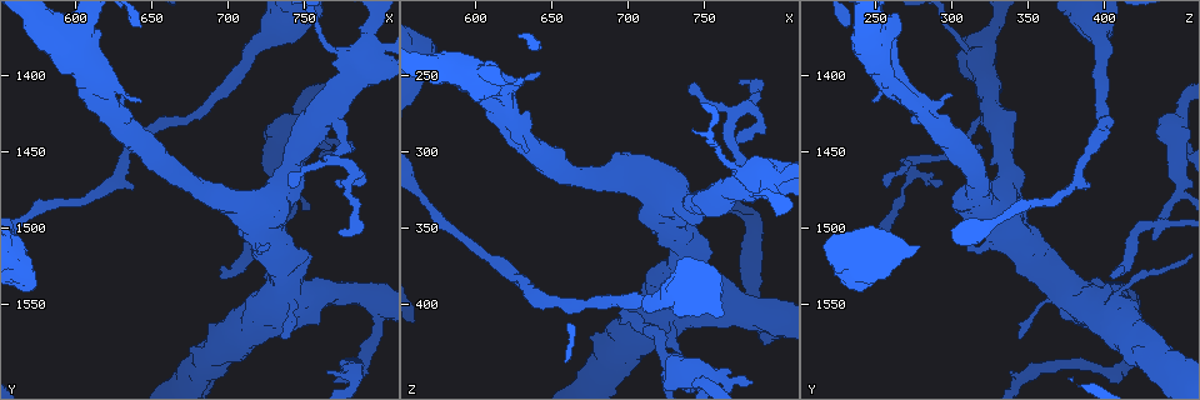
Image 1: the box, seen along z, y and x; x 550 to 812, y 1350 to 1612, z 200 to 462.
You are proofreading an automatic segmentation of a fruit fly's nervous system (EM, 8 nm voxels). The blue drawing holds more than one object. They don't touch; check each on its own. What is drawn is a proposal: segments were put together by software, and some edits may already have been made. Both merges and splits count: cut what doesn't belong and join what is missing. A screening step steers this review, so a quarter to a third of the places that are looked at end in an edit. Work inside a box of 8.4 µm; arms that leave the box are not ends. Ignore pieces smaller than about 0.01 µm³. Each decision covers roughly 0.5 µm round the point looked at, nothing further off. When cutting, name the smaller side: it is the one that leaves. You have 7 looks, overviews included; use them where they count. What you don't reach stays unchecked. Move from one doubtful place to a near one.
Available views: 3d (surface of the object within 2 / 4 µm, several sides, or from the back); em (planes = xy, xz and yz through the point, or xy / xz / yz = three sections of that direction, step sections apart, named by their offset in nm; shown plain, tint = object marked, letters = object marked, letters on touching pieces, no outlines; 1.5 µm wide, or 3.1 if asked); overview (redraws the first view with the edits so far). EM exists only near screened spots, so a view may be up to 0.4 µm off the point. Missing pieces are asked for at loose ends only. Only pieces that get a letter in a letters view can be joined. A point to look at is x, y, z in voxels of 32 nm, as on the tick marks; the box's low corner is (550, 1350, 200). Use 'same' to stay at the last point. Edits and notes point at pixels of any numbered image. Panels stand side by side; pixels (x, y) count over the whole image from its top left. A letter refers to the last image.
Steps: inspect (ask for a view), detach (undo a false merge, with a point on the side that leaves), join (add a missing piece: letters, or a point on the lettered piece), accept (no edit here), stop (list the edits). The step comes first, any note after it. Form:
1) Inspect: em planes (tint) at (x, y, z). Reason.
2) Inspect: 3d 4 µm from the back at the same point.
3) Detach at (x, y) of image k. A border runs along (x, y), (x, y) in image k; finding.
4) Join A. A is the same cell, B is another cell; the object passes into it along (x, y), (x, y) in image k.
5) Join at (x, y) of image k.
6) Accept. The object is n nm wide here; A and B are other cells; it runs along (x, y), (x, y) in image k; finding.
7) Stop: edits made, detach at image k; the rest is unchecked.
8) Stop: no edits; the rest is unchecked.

Inspect: em xz step 4 (letters) at (694, 1532, 404). An open end.

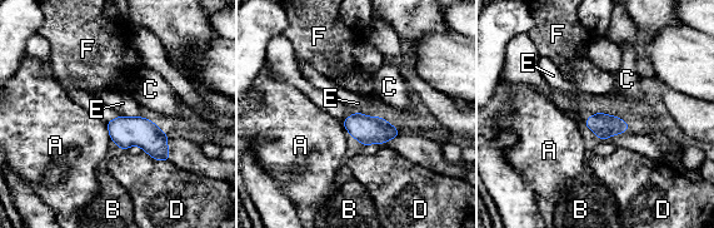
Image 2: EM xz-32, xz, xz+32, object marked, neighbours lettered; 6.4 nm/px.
Accept. The object is 160 nm wide here; the longest contact is with D, 190 nm; A, B, C, D, E and F are other cells; none of them fits.

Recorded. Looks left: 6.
Inspect: em planes (letters) at (772, 1504, 254). Branch stops here.

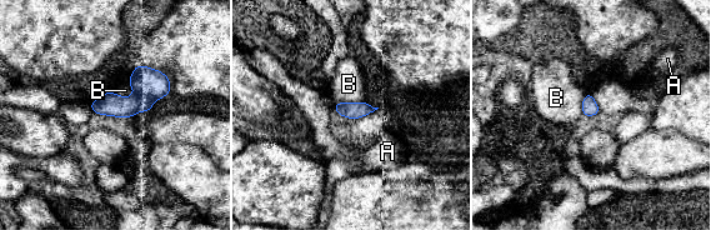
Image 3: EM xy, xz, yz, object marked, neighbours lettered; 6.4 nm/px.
Accept. A and B are other cells; a border runs along (113, 91), (123, 96), (135, 93) in image 3; none of them fits.

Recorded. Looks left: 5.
Inspect: em planes (plain) at (570, 1536, 236). Free end.

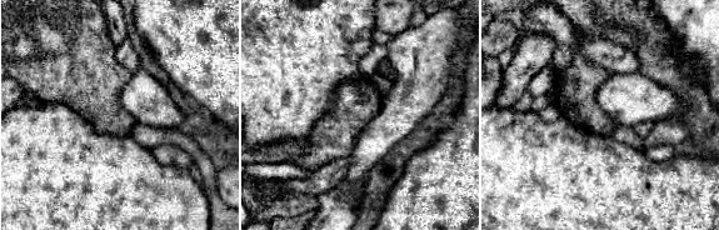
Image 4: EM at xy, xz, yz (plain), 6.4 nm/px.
Inspect: em planes (letters) at the same point.

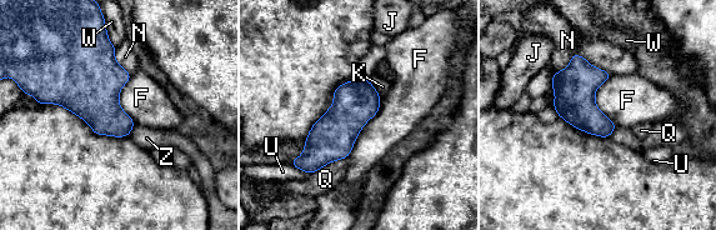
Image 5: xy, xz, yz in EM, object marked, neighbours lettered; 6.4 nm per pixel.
Accept. F, J, K, N, Q, U, W and Z are other cells; a border runs along (610, 75), (595, 104), (617, 126) in image 5; no lettered piece goes on from it.

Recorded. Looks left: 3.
Stop: no edits; the rest is unchecked.

